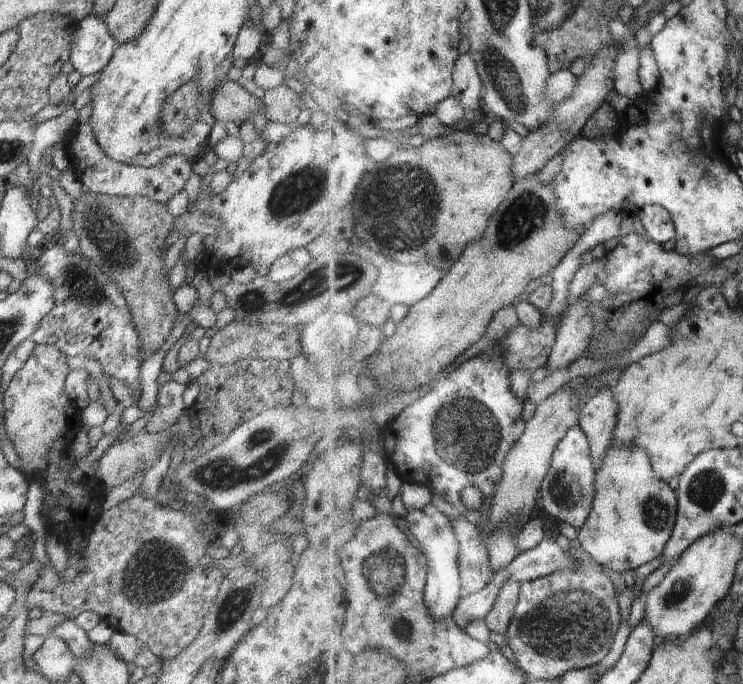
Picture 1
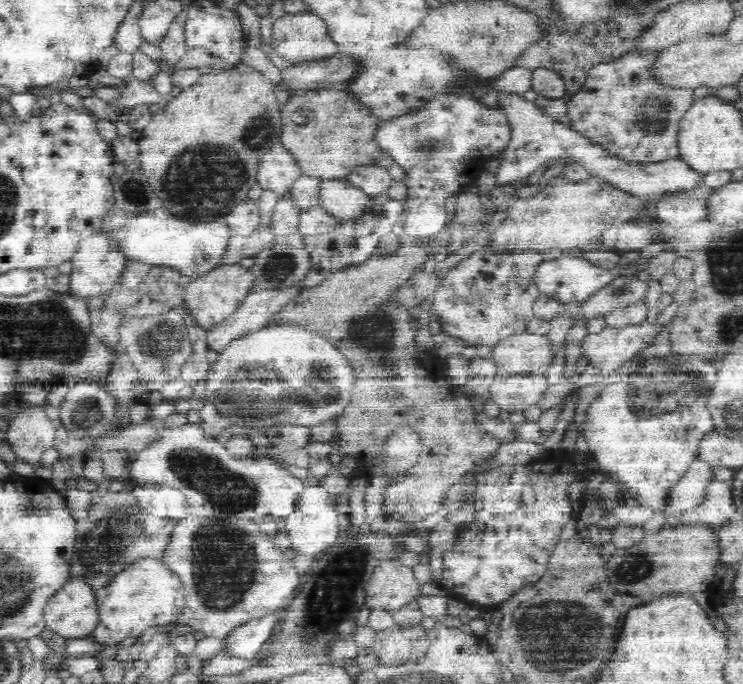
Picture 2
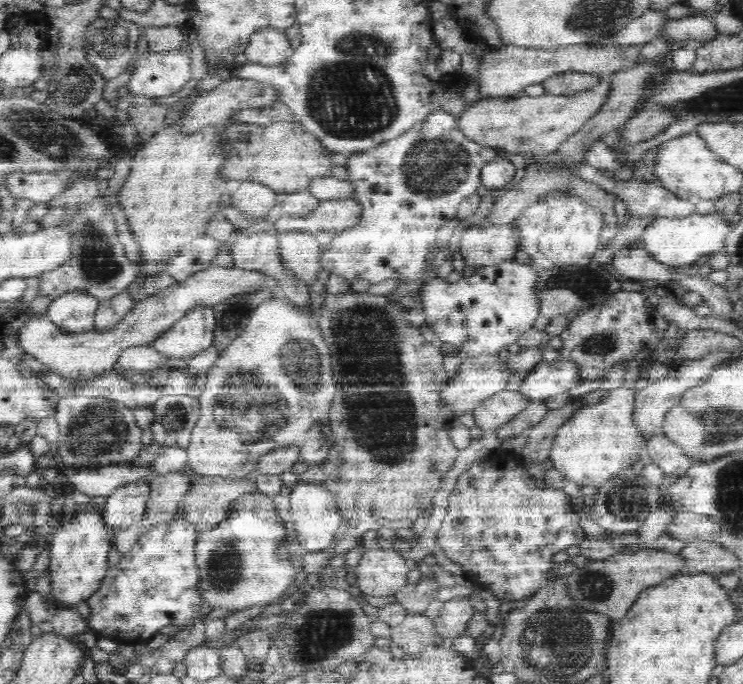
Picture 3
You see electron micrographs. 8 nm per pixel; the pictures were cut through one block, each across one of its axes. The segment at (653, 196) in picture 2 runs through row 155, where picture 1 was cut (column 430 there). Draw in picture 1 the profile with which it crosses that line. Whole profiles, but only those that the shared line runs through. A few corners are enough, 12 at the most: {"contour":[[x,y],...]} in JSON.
{"contour":[[430,503],[407,514],[429,560],[426,602],[434,618],[463,600],[453,518]]}

